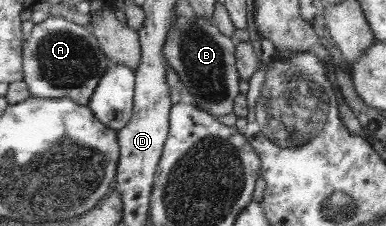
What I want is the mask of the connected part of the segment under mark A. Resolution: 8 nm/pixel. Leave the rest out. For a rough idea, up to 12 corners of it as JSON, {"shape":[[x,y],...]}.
{"shape":[[60,16],[24,43],[32,97],[87,106],[111,62]]}

